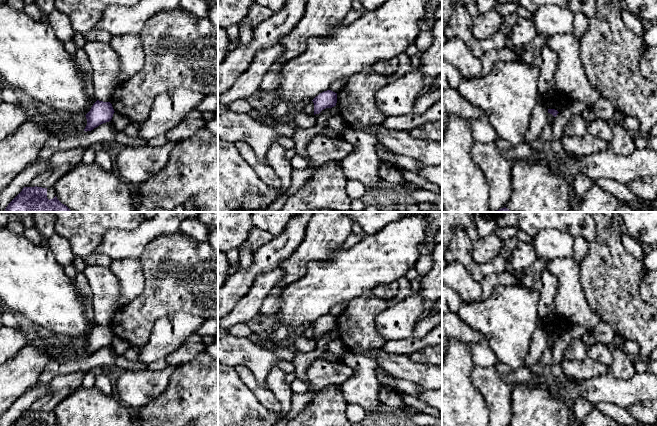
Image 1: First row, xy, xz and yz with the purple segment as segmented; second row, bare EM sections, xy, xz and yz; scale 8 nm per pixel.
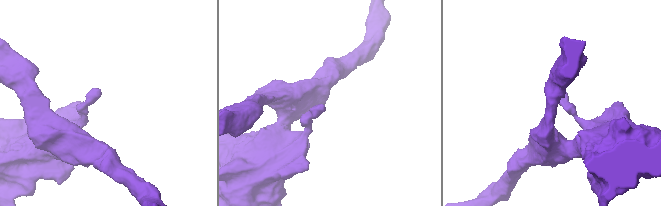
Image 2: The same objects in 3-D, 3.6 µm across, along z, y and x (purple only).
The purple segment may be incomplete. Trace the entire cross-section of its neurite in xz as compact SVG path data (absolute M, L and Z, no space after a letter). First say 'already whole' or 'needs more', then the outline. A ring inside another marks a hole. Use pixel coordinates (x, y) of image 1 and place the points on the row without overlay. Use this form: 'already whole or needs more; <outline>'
already whole; M327 314L320 317L312 325L314 327L314 339L319 338L322 334L326 332L332 332L336 330L337 317L331 314Z

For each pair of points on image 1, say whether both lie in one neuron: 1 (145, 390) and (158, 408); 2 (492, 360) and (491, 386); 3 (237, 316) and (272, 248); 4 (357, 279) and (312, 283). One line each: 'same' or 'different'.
1: different
2: different
3: different
4: same

